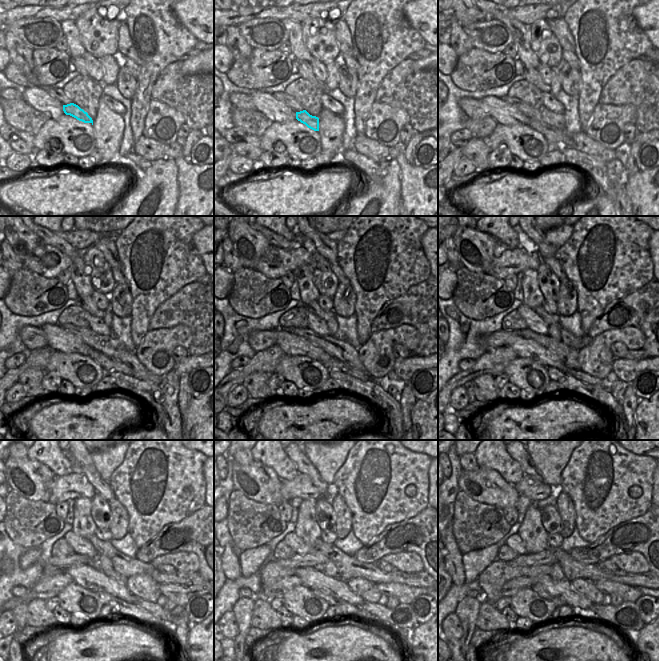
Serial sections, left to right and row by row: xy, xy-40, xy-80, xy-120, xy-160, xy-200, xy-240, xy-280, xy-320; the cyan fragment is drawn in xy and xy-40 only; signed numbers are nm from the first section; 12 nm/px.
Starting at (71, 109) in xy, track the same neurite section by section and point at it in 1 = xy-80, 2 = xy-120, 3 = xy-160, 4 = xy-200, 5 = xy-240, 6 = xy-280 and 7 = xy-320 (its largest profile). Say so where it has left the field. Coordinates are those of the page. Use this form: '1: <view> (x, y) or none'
1: xy-80 (551, 134)
2: xy-120 (108, 364)
3: xy-160 (333, 364)
4: xy-200 (576, 373)
5: xy-240 (178, 615)
6: xy-280 (401, 617)
7: xy-320 (625, 616)

